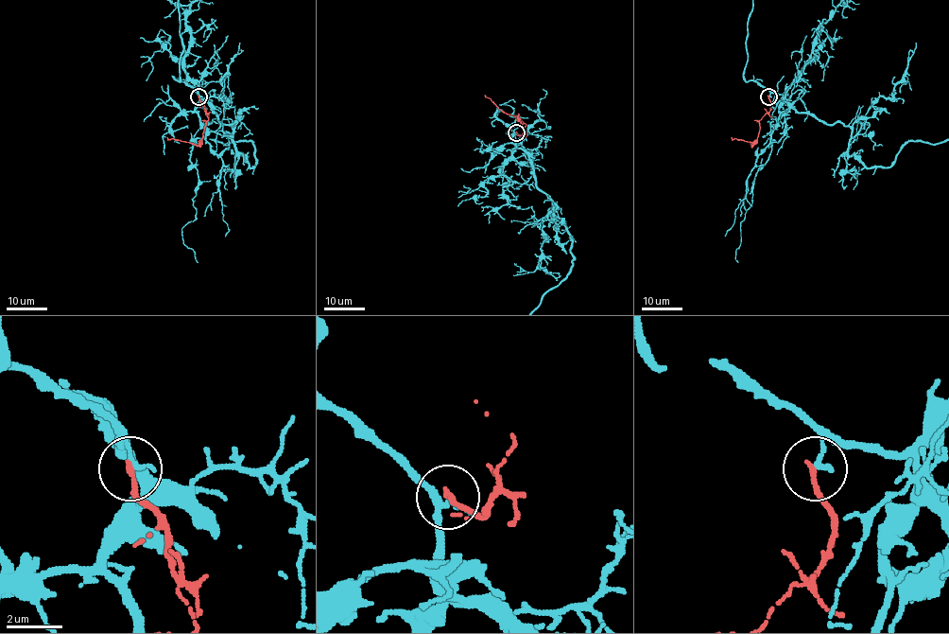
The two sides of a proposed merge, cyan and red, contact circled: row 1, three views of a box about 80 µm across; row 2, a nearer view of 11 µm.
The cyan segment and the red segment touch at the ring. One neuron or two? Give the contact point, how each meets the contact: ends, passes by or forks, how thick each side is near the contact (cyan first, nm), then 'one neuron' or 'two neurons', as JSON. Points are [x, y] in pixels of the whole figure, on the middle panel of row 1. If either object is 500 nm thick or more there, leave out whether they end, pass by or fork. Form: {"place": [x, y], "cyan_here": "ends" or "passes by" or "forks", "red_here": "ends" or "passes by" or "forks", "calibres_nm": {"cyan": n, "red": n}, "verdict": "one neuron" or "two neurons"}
{"place": [516, 132], "cyan_here": "ends", "red_here": "ends", "calibres_nm": {"cyan": 200, "red": 200}, "verdict": "two neurons"}

